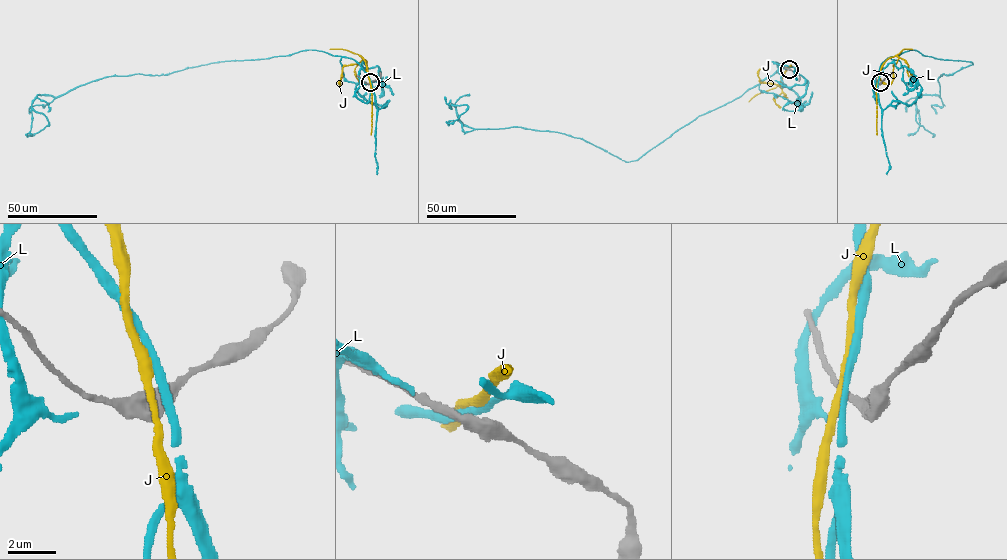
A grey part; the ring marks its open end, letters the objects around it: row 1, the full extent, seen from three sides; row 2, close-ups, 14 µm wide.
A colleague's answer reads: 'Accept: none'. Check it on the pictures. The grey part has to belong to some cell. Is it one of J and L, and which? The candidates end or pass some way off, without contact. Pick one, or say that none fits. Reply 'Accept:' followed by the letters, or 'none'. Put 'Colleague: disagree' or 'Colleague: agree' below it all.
Accept: J
Colleague: disagree

